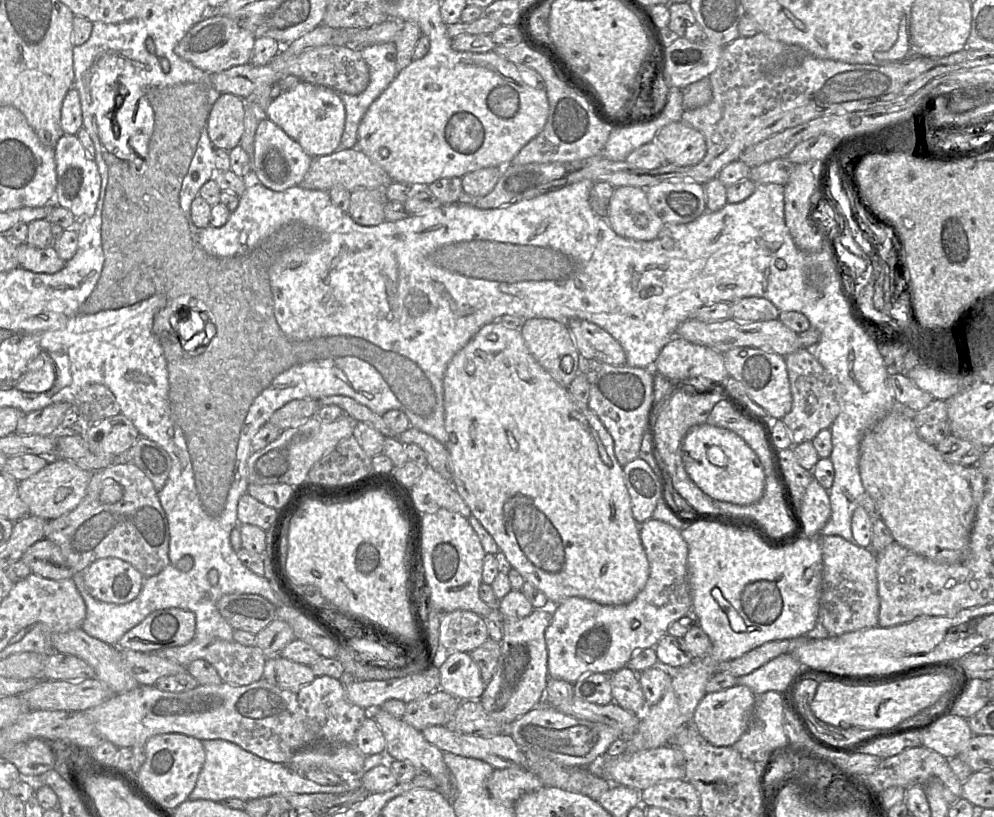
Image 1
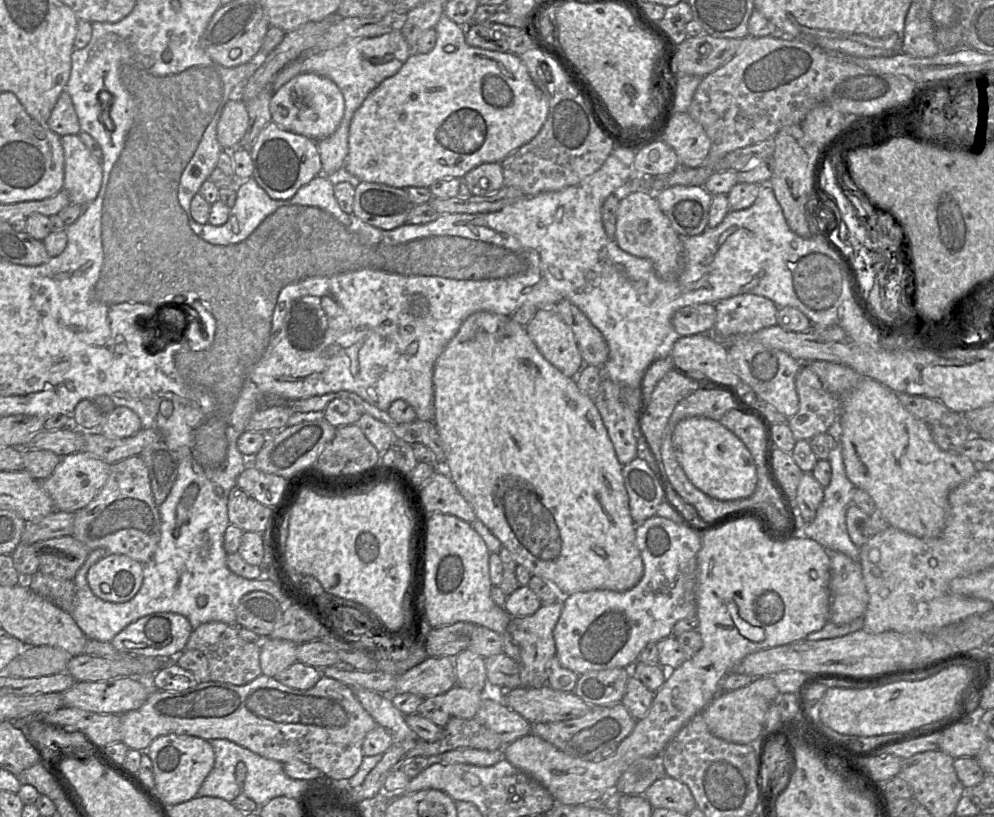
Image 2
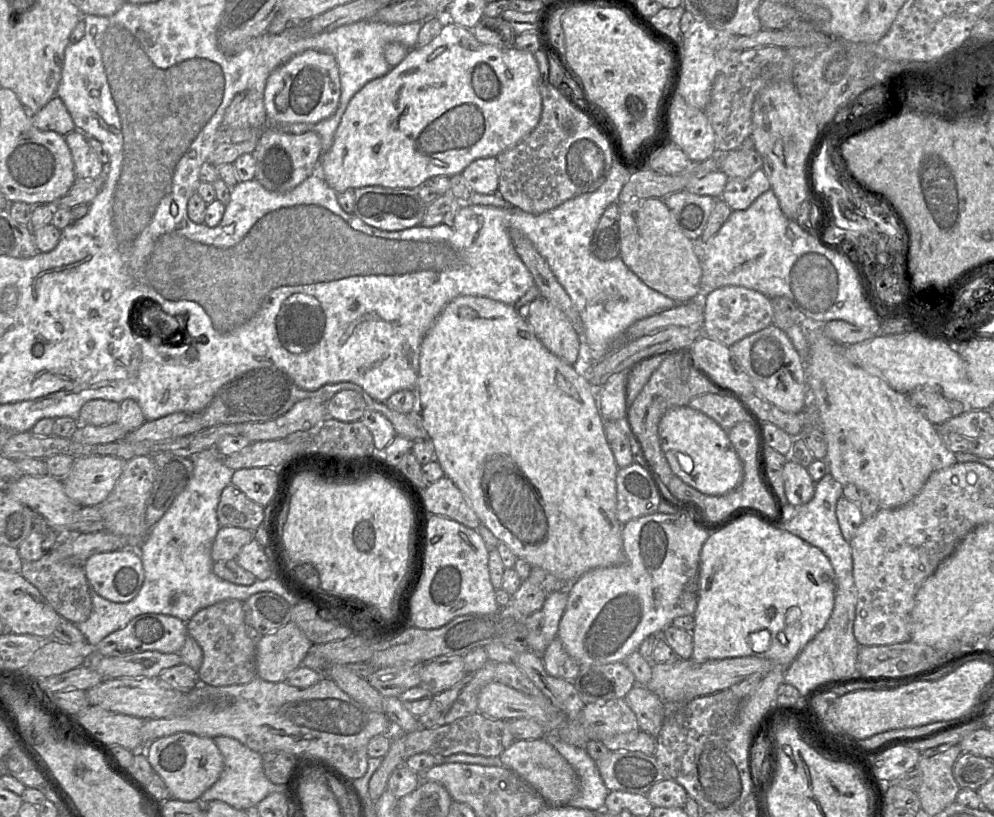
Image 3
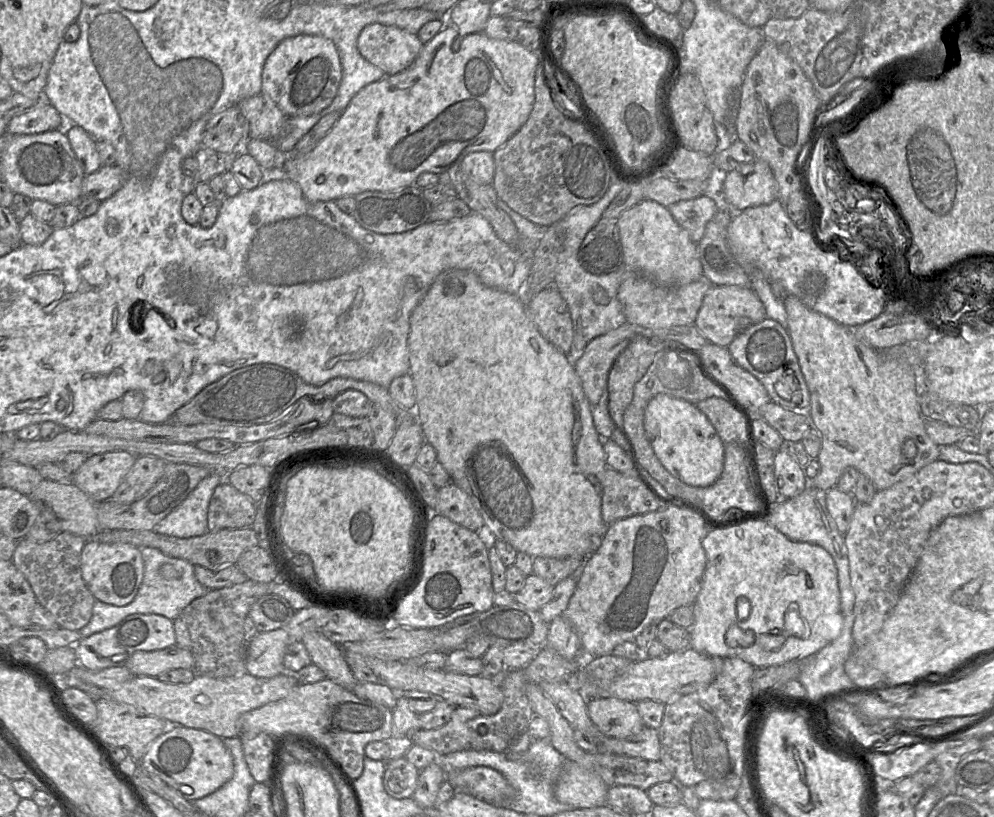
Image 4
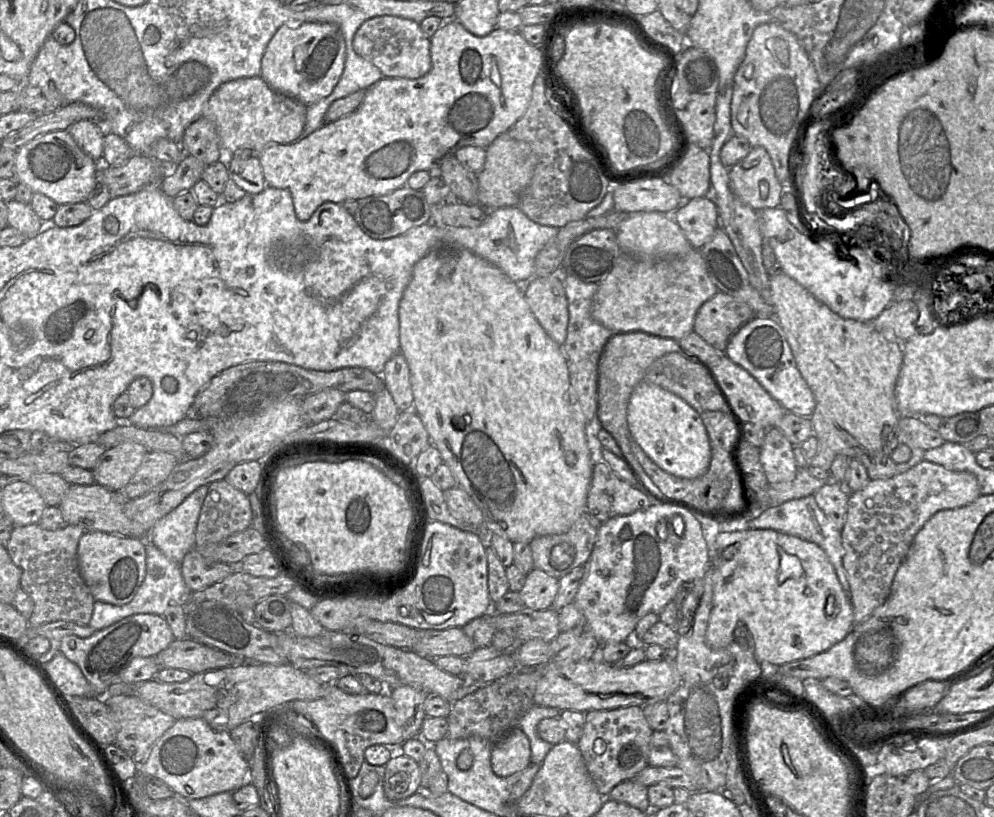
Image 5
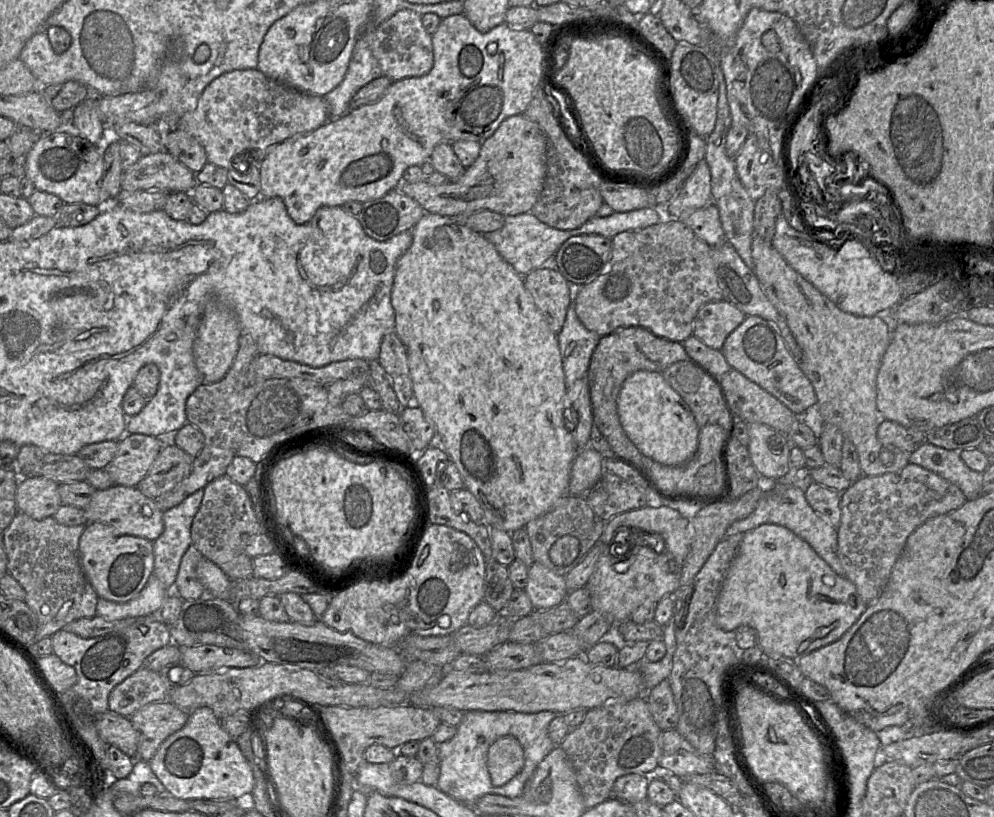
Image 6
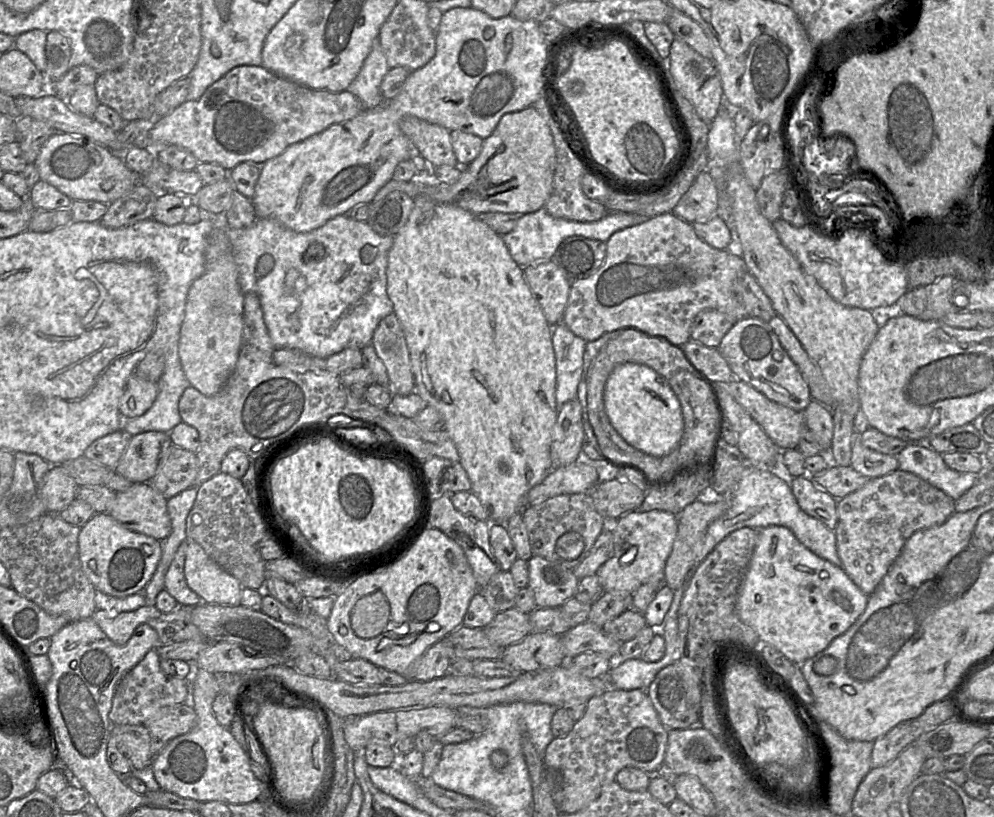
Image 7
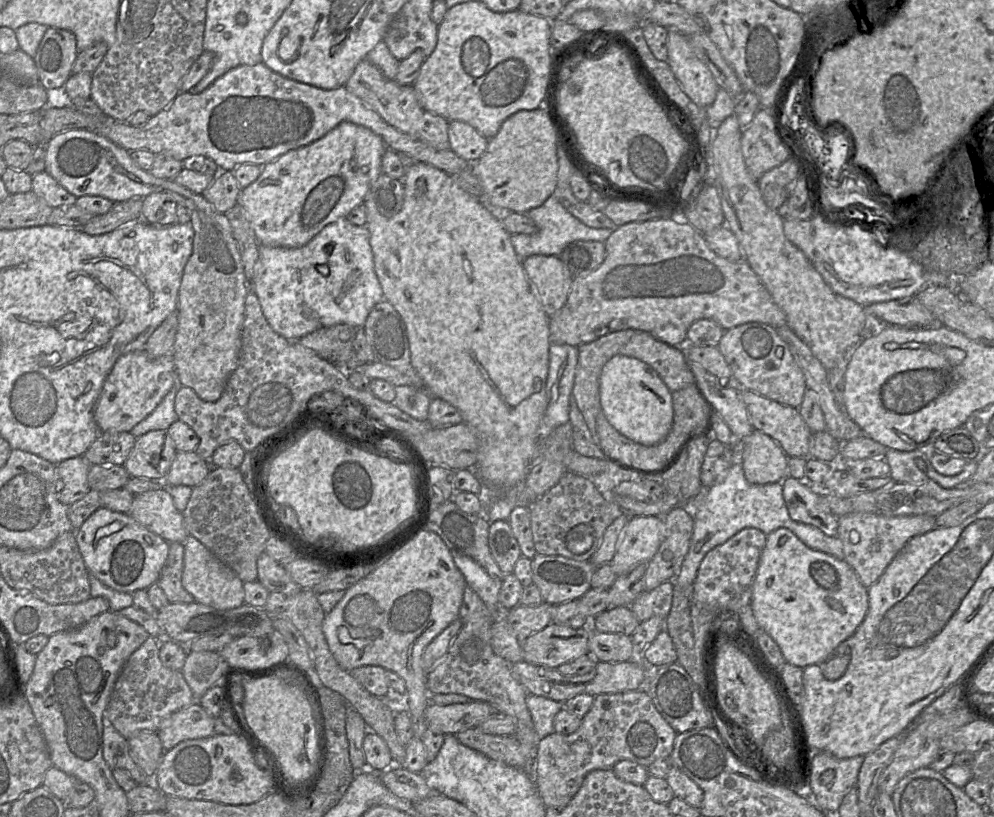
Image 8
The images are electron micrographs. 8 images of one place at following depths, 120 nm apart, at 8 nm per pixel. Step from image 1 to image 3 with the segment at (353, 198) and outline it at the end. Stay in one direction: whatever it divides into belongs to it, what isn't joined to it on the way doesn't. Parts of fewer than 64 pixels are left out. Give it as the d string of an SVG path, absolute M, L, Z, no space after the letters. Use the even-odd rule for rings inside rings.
M365 186L354 189L354 214L366 224L375 228L396 231L421 224L426 206L417 189Z

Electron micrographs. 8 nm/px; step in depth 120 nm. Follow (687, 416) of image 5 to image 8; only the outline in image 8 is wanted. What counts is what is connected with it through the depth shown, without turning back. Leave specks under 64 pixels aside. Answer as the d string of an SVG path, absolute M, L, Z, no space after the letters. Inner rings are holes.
M614 355L602 368L599 394L601 411L623 436L646 446L666 439L673 424L672 392L650 365L634 357Z

